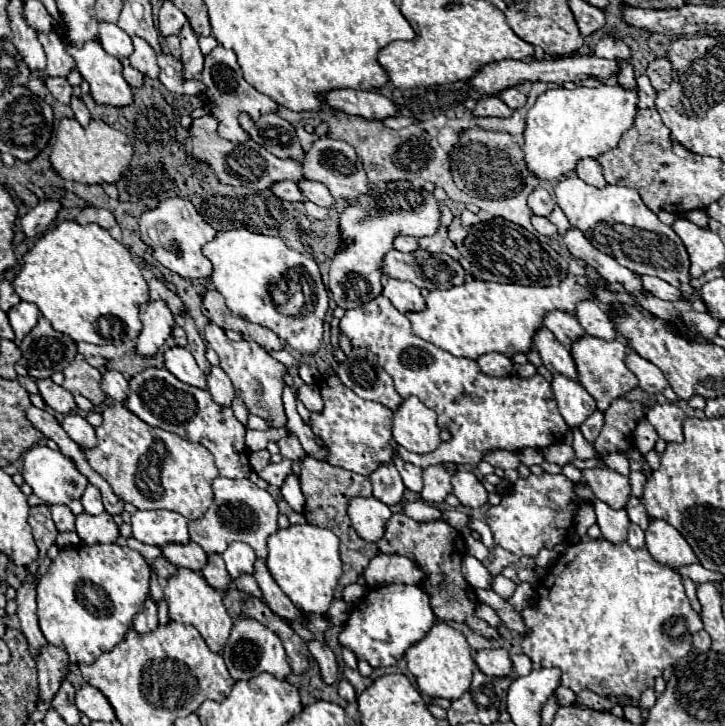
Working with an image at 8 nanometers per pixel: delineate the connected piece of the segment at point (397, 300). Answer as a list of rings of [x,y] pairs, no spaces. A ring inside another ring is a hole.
[[[393,277],[383,279],[383,295],[401,311],[421,311],[425,309],[425,299],[417,285],[411,281],[399,281]]]

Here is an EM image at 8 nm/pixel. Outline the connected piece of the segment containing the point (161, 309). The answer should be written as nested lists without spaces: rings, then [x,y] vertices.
[[[163,299],[143,303],[139,307],[139,313],[141,313],[143,329],[137,341],[137,351],[139,355],[155,355],[157,349],[171,335],[175,317]]]

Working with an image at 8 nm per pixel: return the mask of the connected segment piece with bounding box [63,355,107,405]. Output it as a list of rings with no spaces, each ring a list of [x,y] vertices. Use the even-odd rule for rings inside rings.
[[[77,355],[77,359],[63,371],[65,373],[65,381],[63,387],[73,393],[73,395],[83,395],[87,397],[93,405],[101,405],[107,395],[101,391],[99,381],[101,381],[101,373],[91,367],[83,355]]]

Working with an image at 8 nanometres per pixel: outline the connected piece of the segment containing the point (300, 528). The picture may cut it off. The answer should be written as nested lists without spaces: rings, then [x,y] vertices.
[[[305,523],[305,525],[289,525],[287,529],[279,529],[267,541],[269,555],[267,567],[283,589],[283,593],[293,601],[297,609],[303,613],[319,613],[325,615],[335,587],[341,577],[341,559],[339,559],[339,539],[323,527]]]

